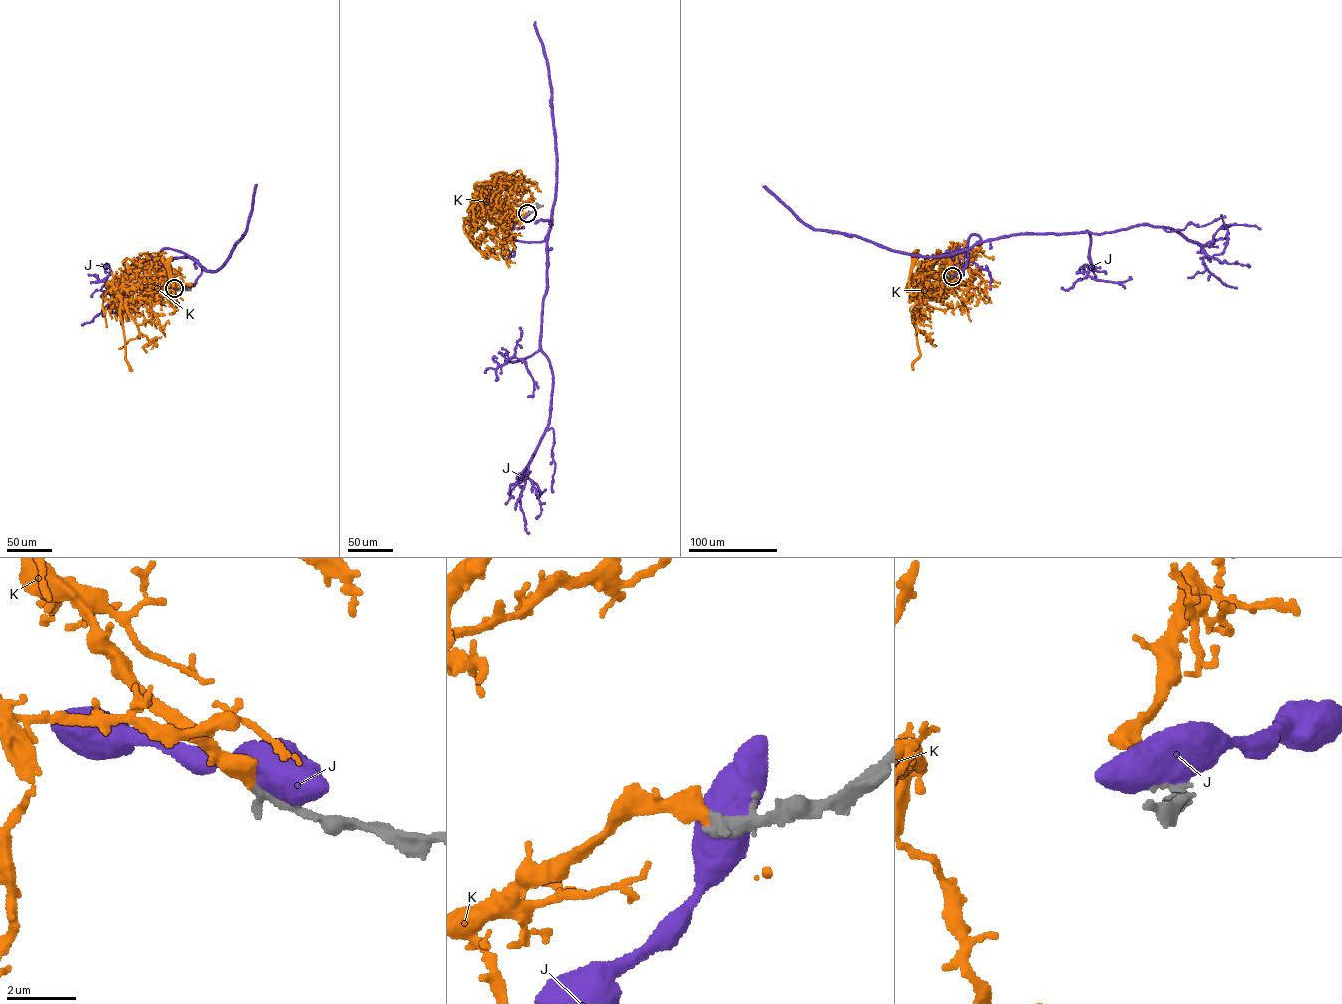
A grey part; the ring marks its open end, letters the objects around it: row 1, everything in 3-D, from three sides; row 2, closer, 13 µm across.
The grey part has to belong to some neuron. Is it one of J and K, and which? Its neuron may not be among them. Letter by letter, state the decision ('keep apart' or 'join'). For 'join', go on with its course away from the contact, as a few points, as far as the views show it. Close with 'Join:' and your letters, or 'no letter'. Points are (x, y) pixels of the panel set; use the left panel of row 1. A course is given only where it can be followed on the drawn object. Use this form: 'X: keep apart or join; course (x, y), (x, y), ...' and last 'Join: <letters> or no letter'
J: keep apart
K: join; course (174, 288), (149, 266), (141, 268), (118, 292), (107, 283), (120, 311), (128, 308)
Join: K

